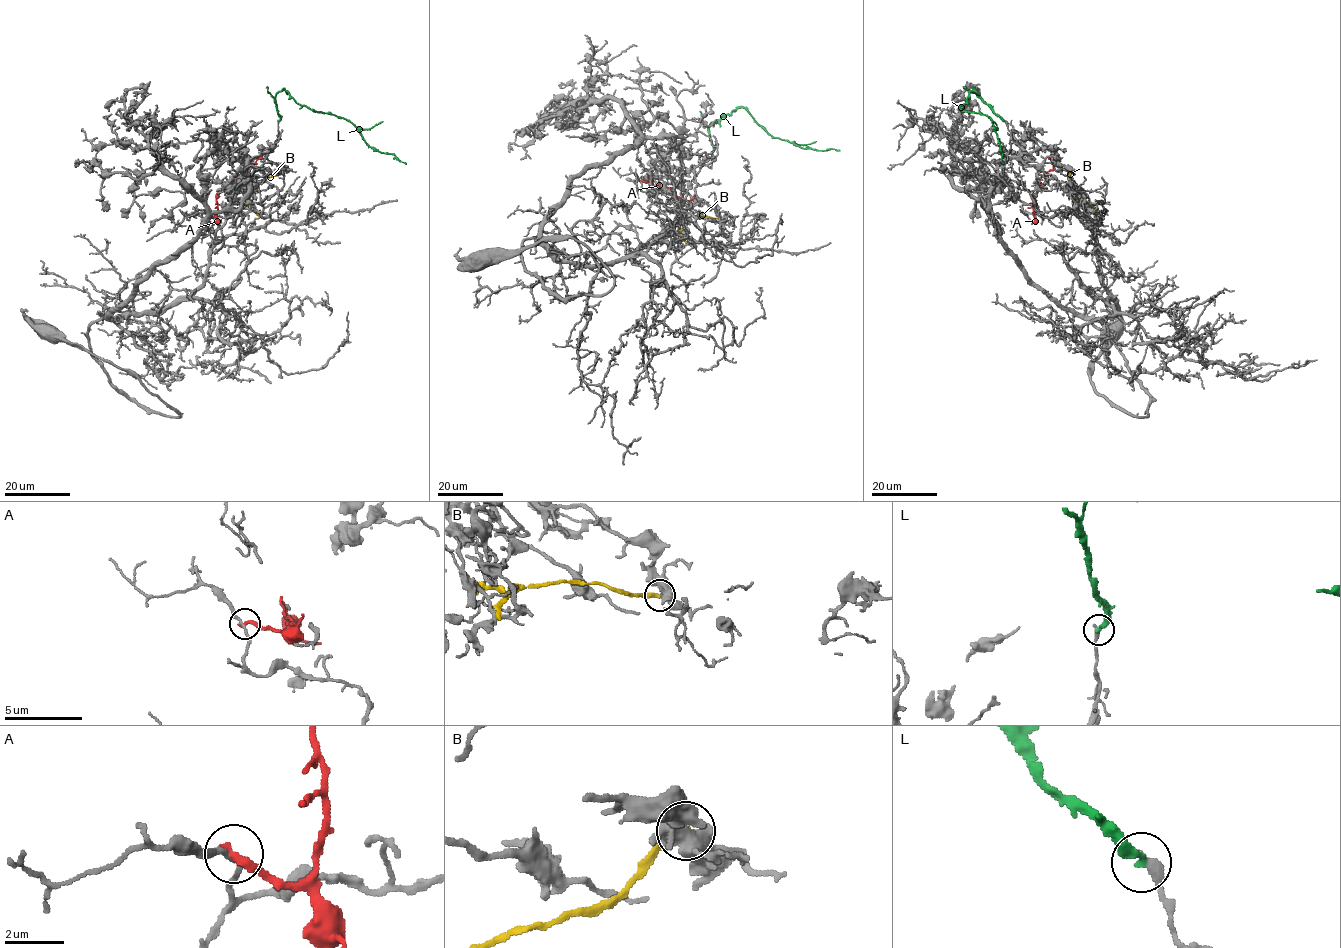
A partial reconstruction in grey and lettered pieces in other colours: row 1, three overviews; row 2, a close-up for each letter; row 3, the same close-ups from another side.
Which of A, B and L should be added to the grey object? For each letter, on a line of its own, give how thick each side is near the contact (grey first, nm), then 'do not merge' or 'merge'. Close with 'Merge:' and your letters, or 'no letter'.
A: 180 nm thick on the grey side, 300 nm on the other; do not merge
B: 480 nm thick on the grey side, 260 nm on the other; do not merge
L: 340 nm thick on the grey side, 320 nm on the other; do not merge
Merge: no letter

